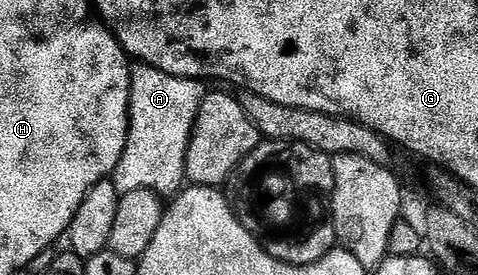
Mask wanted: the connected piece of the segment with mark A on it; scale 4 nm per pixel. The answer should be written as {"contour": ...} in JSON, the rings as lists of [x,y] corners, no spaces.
{"contour":[[[151,66],[130,67],[130,131],[120,164],[112,175],[119,195],[150,190],[159,196],[174,196],[186,182],[186,153],[200,104],[208,93],[205,81],[181,78]]]}

